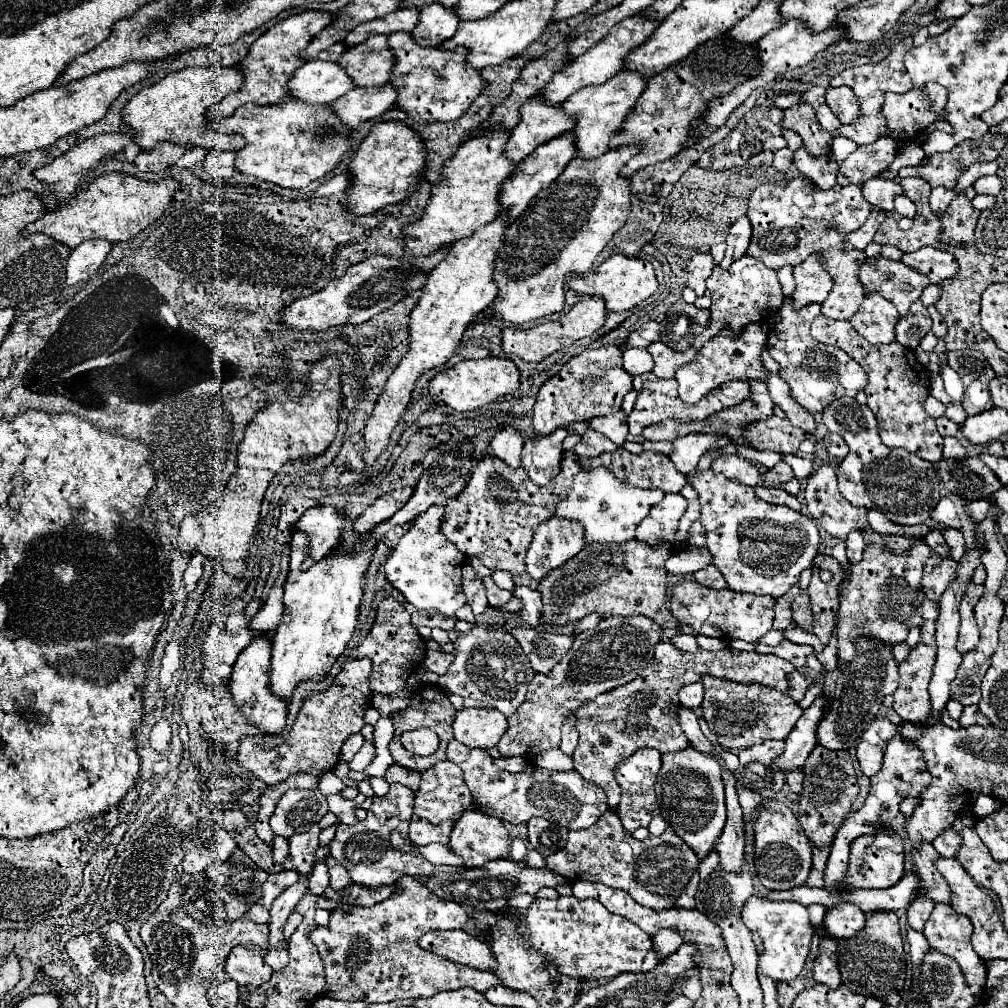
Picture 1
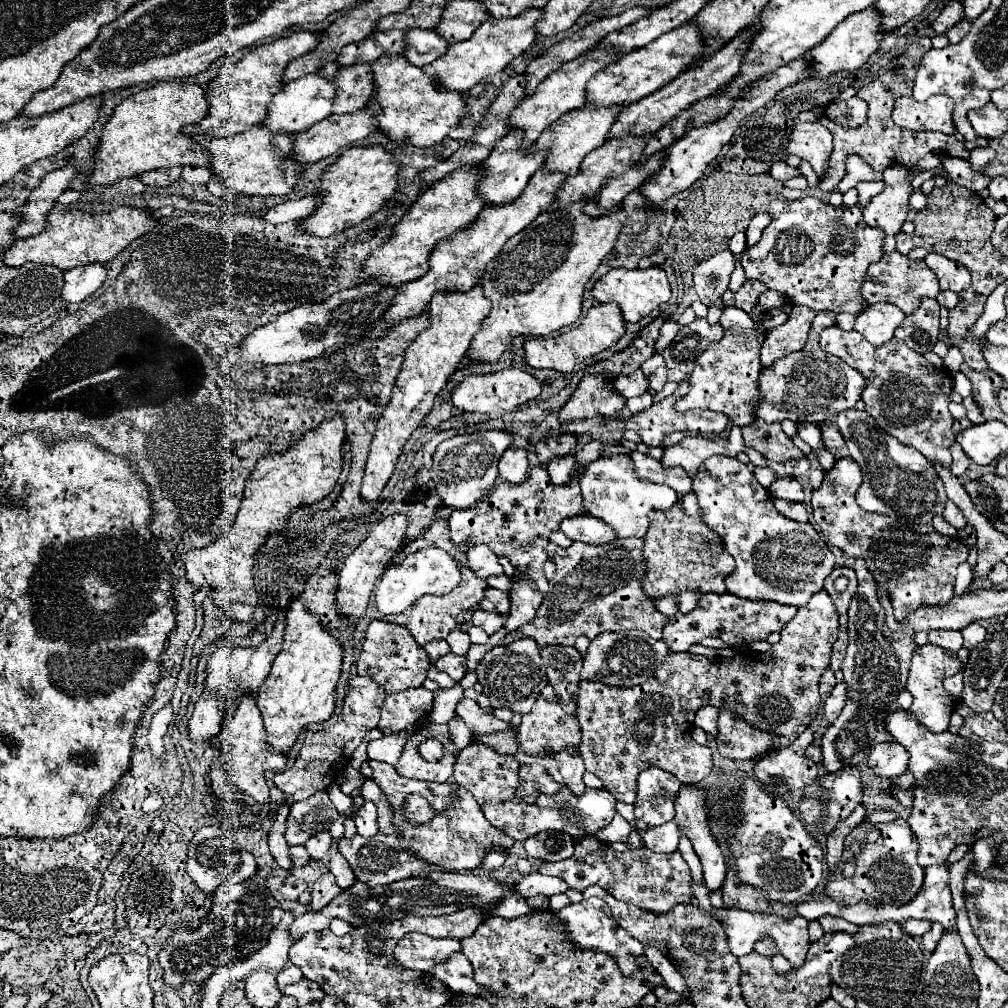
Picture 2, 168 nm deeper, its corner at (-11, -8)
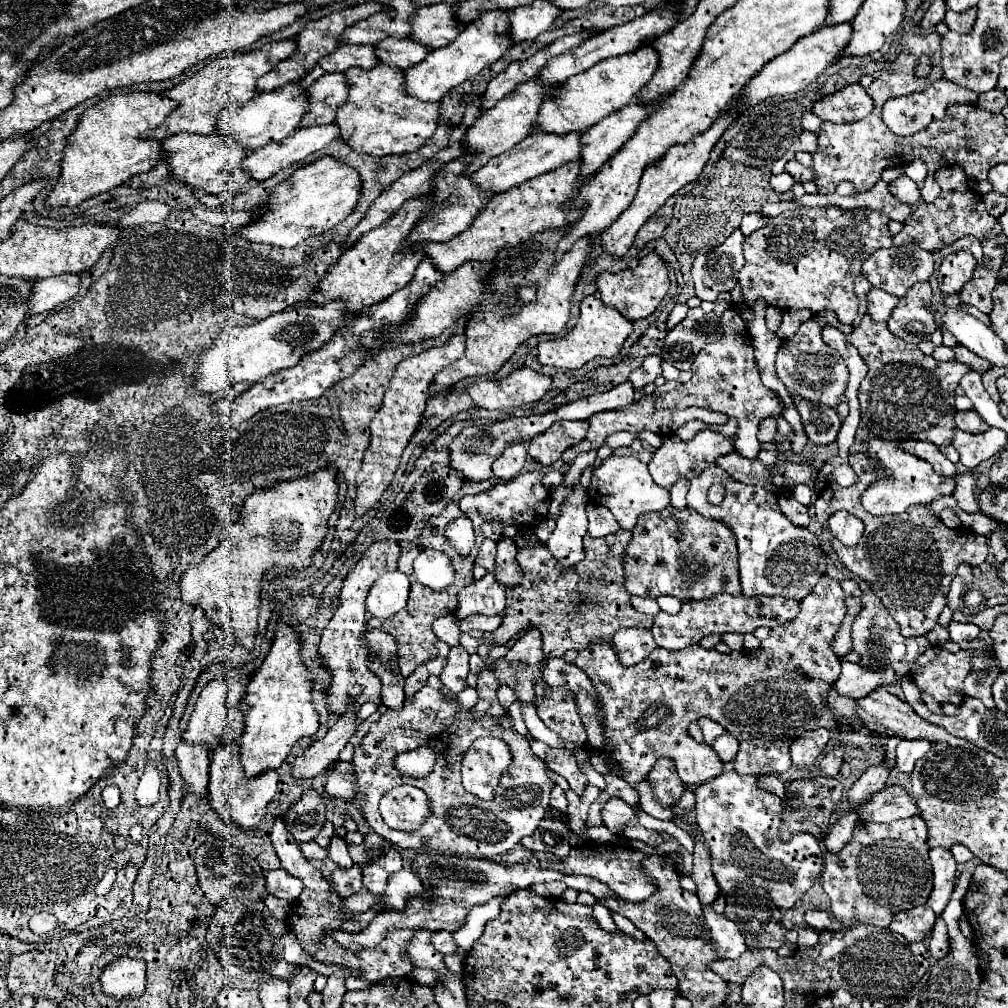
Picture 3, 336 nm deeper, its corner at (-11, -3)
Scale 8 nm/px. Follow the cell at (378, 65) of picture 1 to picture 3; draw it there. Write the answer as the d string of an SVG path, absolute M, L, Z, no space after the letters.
M340 72L324 74L310 86L308 98L310 98L310 108L300 126L332 124L336 110L340 110L340 106L348 102L346 74L340 74Z

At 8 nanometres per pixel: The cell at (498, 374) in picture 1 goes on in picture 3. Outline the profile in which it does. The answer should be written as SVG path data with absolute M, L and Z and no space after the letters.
M518 368L502 380L478 380L466 388L478 408L512 408L538 402L550 390L550 376Z

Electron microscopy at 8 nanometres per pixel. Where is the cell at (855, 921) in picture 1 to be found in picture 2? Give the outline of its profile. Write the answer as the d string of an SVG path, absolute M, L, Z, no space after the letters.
M824 915L818 919L824 933L838 933L838 931L858 931L858 925L854 923L848 923L846 919L840 919L840 917L832 917L832 915Z

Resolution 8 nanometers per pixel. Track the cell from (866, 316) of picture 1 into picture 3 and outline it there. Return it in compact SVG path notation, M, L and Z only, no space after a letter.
M872 288L868 292L868 314L876 322L886 322L886 318L892 316L892 310L896 308L896 302L898 302L898 296L892 296L884 290Z

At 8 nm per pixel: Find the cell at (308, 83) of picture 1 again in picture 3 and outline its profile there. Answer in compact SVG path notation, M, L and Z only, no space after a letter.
M290 82L280 90L268 90L268 92L256 94L250 102L246 102L242 108L234 112L224 110L218 118L218 132L226 138L238 140L248 150L256 150L292 134L300 126L306 112L308 112L306 88L302 88L298 82Z

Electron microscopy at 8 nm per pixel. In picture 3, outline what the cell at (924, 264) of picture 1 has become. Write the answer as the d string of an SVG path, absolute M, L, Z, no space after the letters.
M962 250L958 254L952 254L942 260L938 268L938 284L944 294L956 294L962 290L962 286L972 278L972 272L976 268L976 258Z

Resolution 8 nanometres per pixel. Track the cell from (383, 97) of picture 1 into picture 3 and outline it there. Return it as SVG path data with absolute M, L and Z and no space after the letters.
M334 122L326 126L304 126L280 142L252 150L242 166L254 180L262 182L304 160L306 156L326 148L336 138L340 138L340 128Z

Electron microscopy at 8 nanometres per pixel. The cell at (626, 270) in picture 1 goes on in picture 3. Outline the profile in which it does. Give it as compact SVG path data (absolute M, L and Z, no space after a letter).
M652 252L640 258L634 270L628 268L622 272L600 272L596 278L596 286L606 306L614 306L628 320L638 320L638 318L650 316L658 308L658 304L662 302L662 298L670 288L670 280L668 280L668 270L664 260Z

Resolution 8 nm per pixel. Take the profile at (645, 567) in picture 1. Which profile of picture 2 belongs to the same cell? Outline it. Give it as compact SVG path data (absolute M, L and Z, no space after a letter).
M616 539L604 545L584 545L574 541L568 549L548 541L548 559L554 561L556 571L550 579L550 591L544 595L536 617L518 629L520 635L532 637L540 647L546 645L574 645L574 639L584 635L590 641L600 633L616 633L640 629L652 639L660 639L664 615L656 611L652 599L644 599L640 591L642 579L642 539Z

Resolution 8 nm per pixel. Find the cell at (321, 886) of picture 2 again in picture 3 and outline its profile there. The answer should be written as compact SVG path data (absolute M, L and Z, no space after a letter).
M356 864L348 870L336 868L330 874L328 882L336 894L342 894L342 898L348 898L350 894L356 894L362 888L362 870Z

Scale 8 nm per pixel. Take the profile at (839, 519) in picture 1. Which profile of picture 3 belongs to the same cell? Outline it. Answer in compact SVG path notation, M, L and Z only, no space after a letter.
M850 454L850 466L858 476L856 484L844 488L838 482L828 480L826 488L814 502L816 518L826 526L834 512L846 510L864 522L866 528L856 546L848 548L838 540L832 540L832 548L850 572L858 574L872 586L890 616L898 622L902 636L926 634L936 626L938 616L946 606L946 596L950 592L950 582L956 576L958 564L968 562L972 566L980 566L988 556L988 538L966 528L944 526L942 520L932 514L930 506L912 506L904 514L894 516L872 516L862 508L860 494L874 478L884 474L876 472L866 454Z

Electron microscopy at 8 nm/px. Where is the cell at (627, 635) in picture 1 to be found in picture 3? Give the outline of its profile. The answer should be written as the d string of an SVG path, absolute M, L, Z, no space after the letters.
M642 628L618 630L612 636L610 644L616 650L616 656L622 666L634 666L644 658L648 658L652 650L656 650L656 642L650 630L642 630Z

